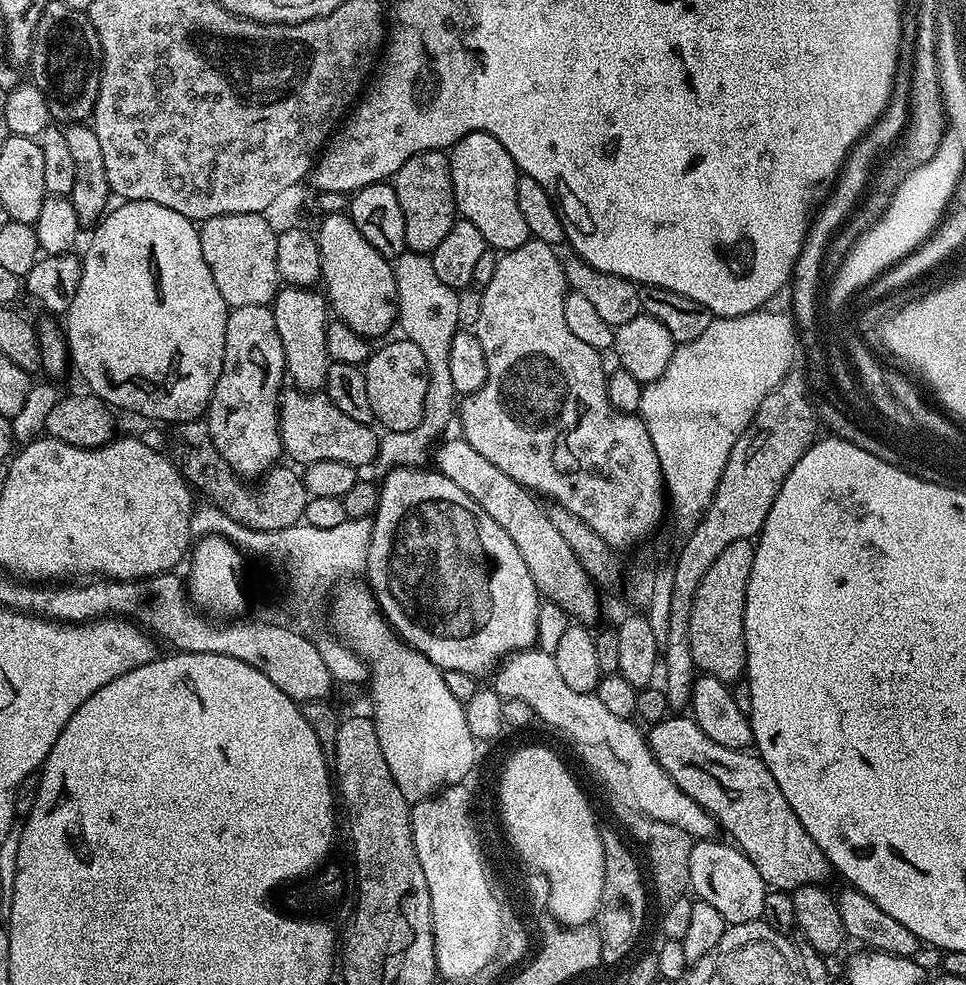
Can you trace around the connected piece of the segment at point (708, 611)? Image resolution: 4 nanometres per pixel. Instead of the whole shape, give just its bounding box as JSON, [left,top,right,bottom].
[690,540,756,685]

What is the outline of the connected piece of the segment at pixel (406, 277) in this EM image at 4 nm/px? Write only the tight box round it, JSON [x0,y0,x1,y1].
[375,251,460,470]

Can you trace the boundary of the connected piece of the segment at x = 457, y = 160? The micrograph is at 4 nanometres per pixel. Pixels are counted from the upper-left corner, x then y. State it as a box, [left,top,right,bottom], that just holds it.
[448,132,530,254]

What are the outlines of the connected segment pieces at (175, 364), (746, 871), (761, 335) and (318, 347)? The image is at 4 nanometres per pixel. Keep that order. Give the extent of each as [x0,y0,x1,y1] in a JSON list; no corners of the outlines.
[[66,200,230,426],[688,838,770,925],[638,310,798,533],[270,286,330,392]]

